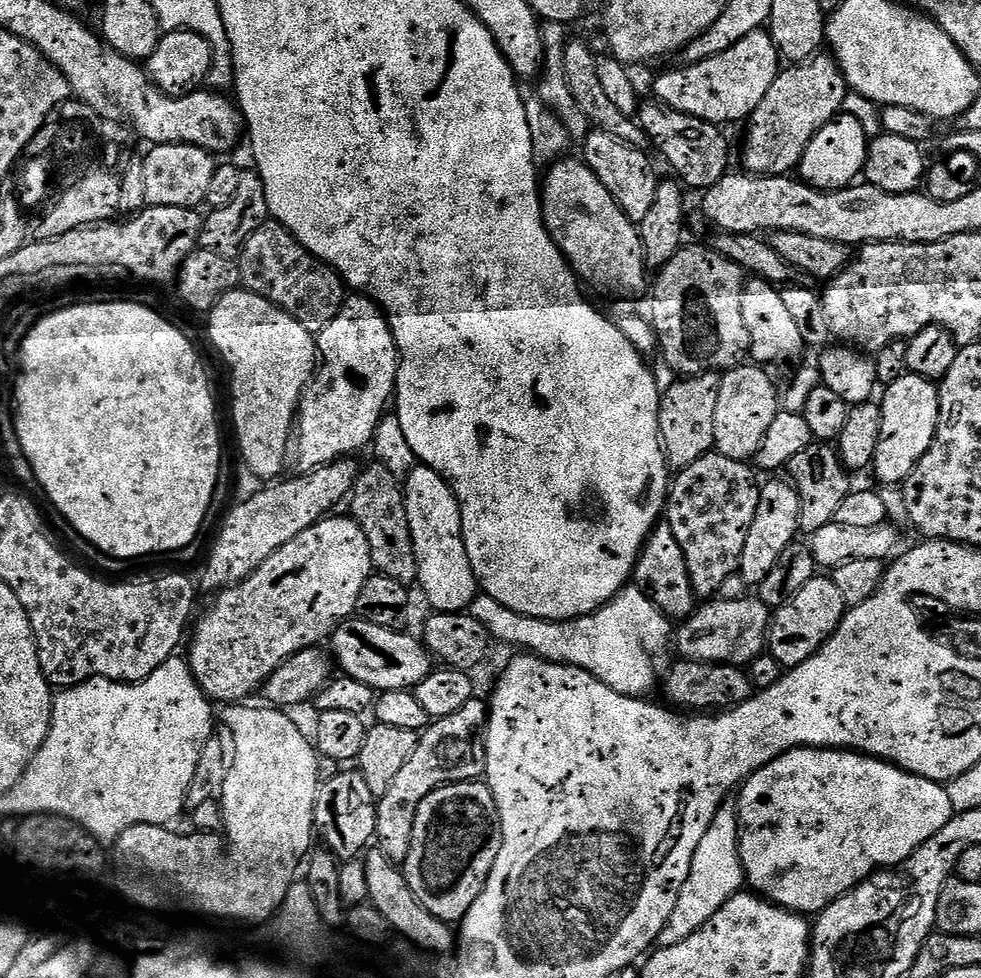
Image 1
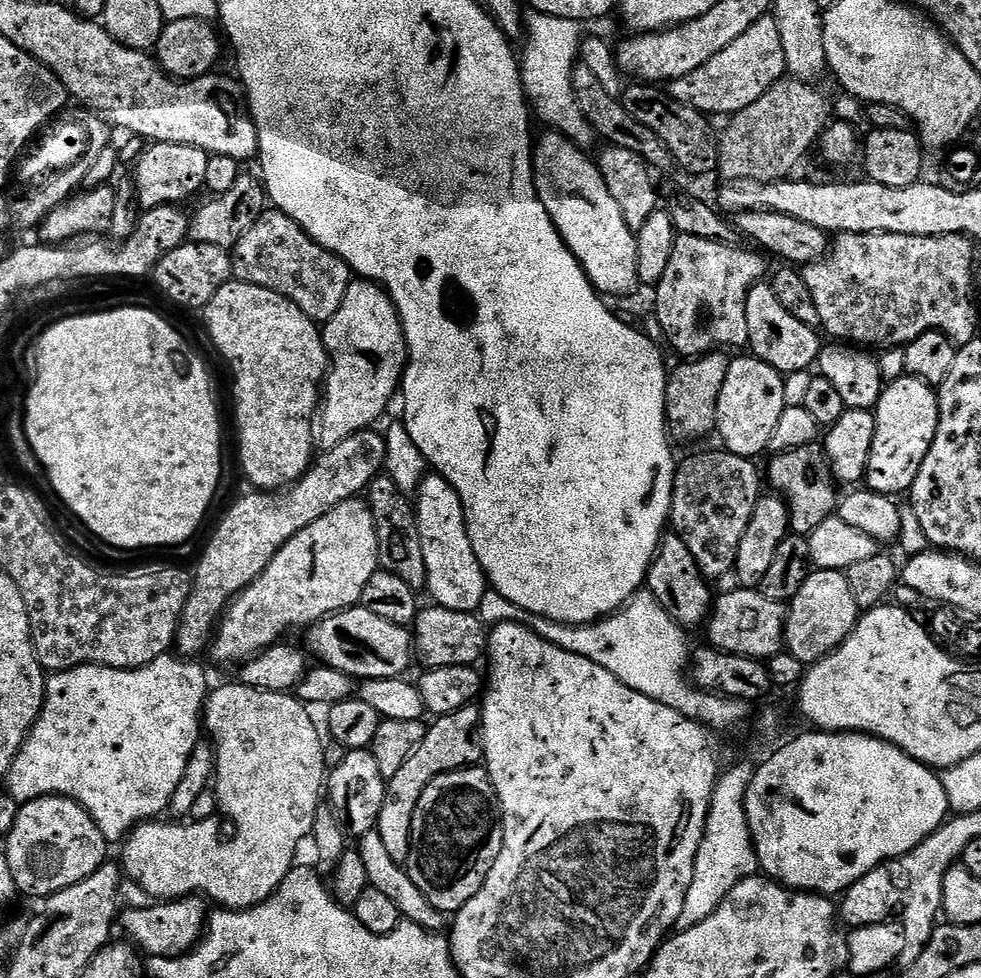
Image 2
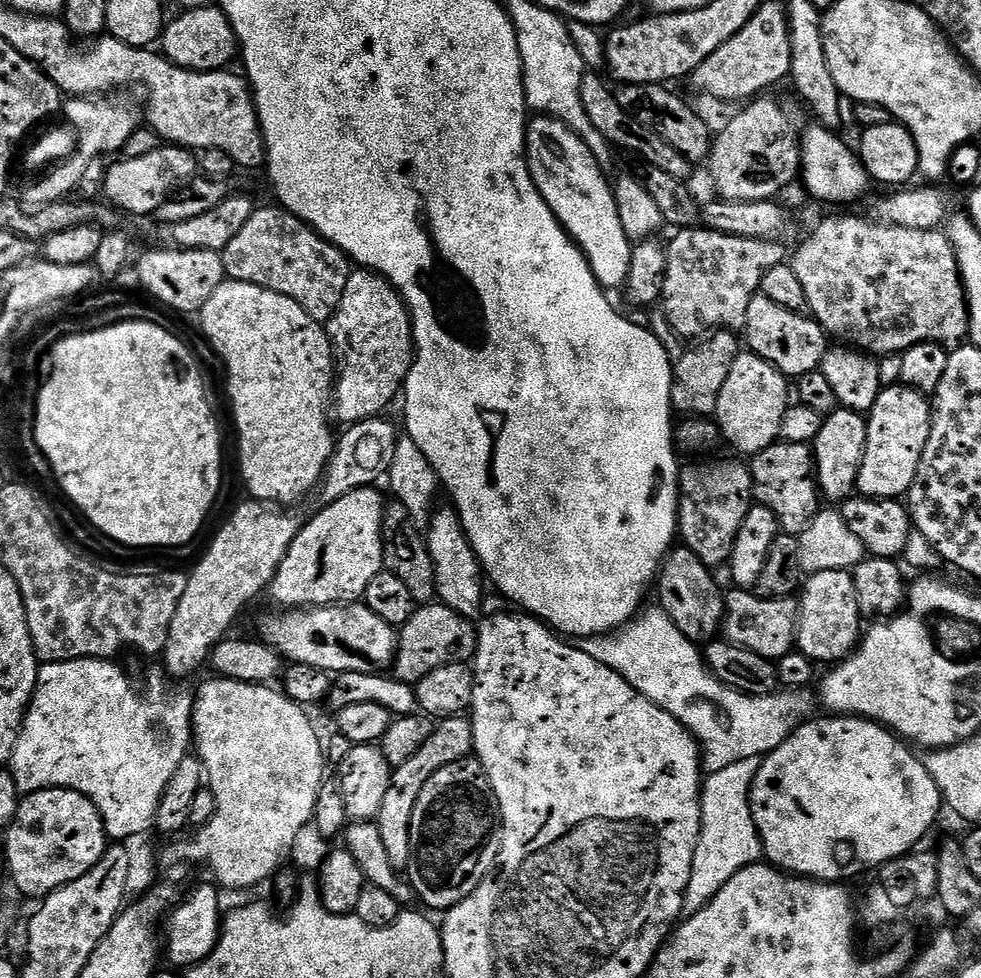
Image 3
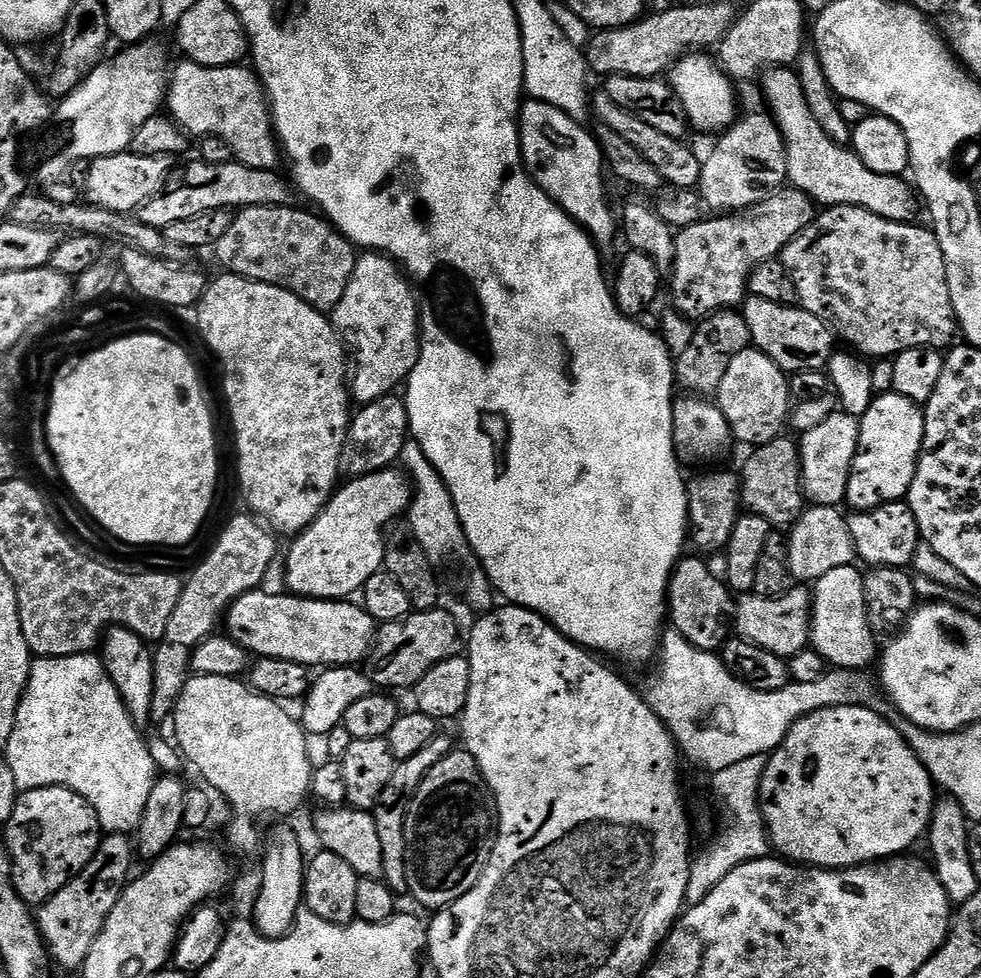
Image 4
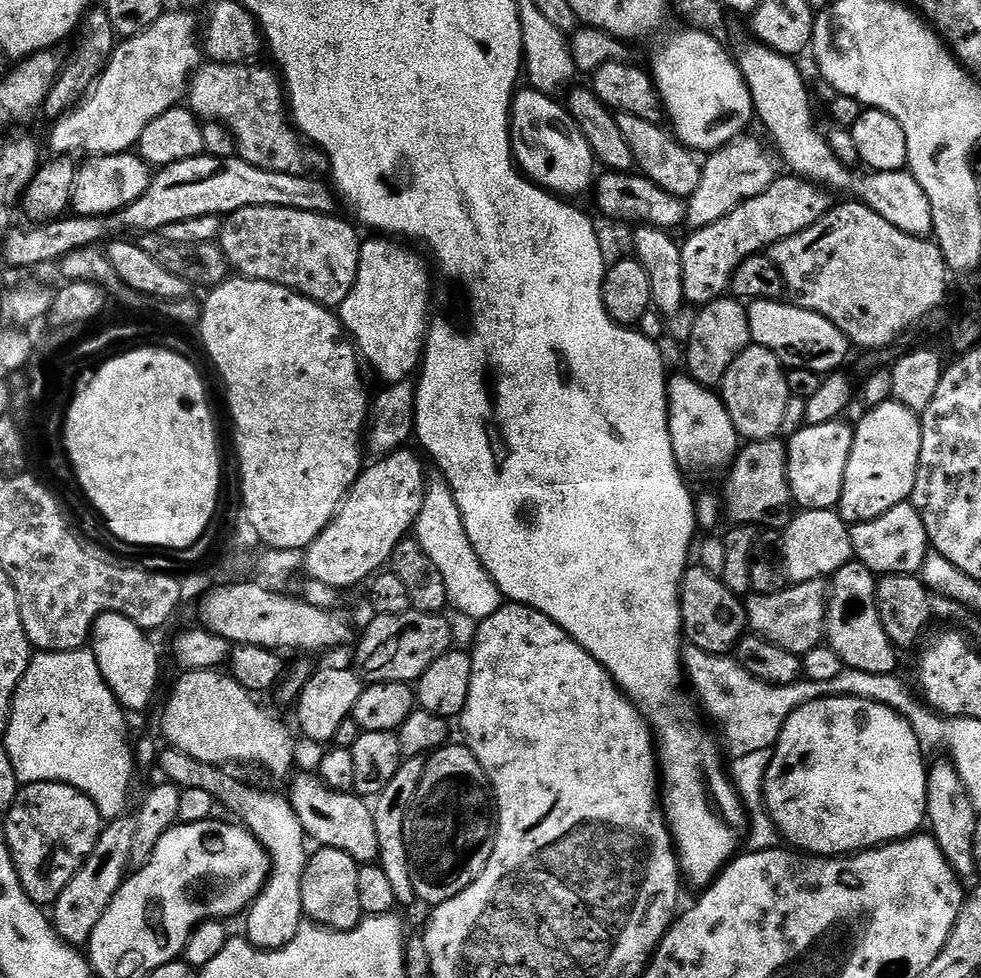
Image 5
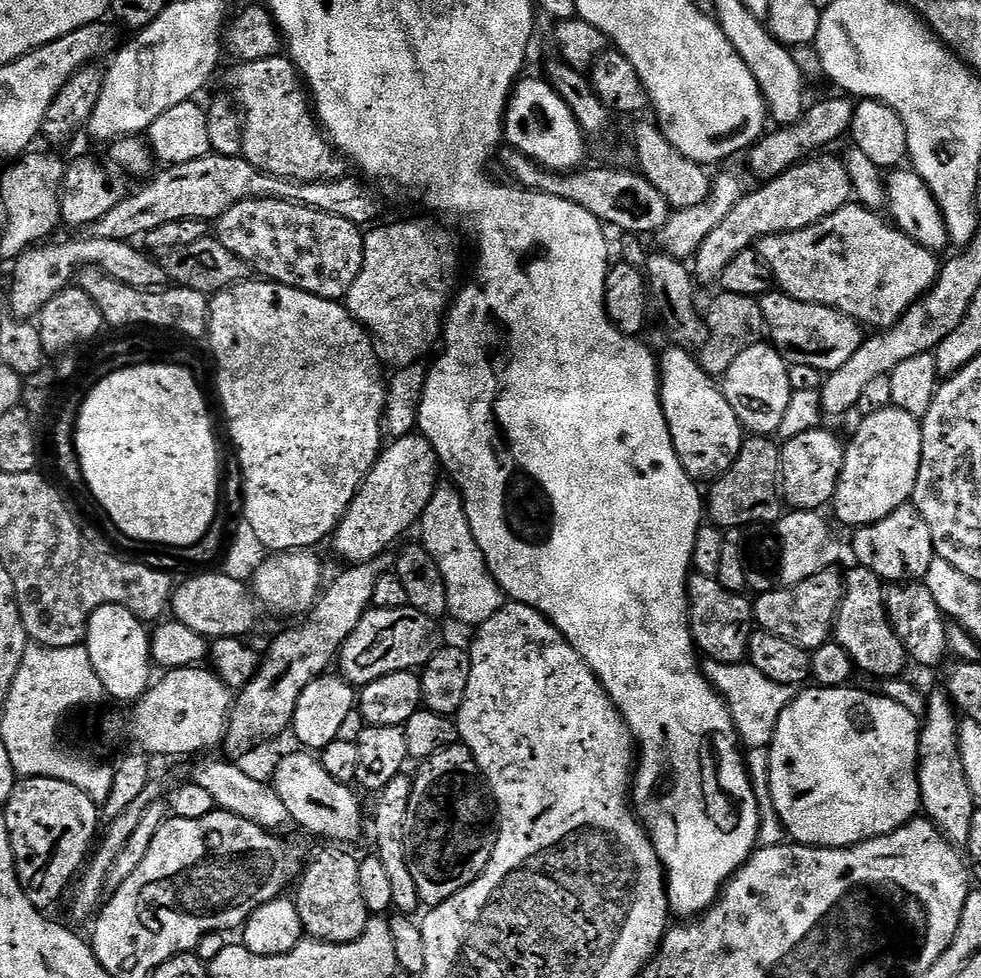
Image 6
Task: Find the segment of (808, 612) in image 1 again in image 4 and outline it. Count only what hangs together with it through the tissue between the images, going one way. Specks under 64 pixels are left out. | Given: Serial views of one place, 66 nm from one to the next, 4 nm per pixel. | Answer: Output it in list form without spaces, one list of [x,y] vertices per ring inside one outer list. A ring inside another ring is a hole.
[[[855,563],[837,566],[814,582],[810,648],[833,669],[868,670],[878,660],[876,636],[872,633],[873,617],[868,610],[865,573],[856,567]]]

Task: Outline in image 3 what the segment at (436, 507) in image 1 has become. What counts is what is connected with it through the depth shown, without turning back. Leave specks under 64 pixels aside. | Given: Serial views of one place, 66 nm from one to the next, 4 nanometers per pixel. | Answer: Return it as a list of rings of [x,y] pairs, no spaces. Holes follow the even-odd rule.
[[[441,507],[432,514],[426,530],[428,553],[434,562],[437,597],[441,603],[455,610],[460,616],[474,620],[482,612],[482,569],[464,528],[460,525],[459,513],[453,507],[447,507]]]

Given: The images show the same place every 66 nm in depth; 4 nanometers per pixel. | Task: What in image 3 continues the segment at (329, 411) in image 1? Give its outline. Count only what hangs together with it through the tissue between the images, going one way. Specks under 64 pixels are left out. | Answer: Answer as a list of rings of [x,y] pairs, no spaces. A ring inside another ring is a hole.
[[[367,270],[353,271],[346,282],[346,294],[338,310],[326,322],[328,337],[332,340],[335,351],[344,355],[345,368],[341,367],[334,384],[334,416],[341,420],[341,425],[356,424],[372,416],[381,415],[384,407],[392,399],[401,395],[408,372],[412,369],[414,359],[414,341],[412,338],[412,316],[408,305],[400,297],[395,286],[378,272]]]

